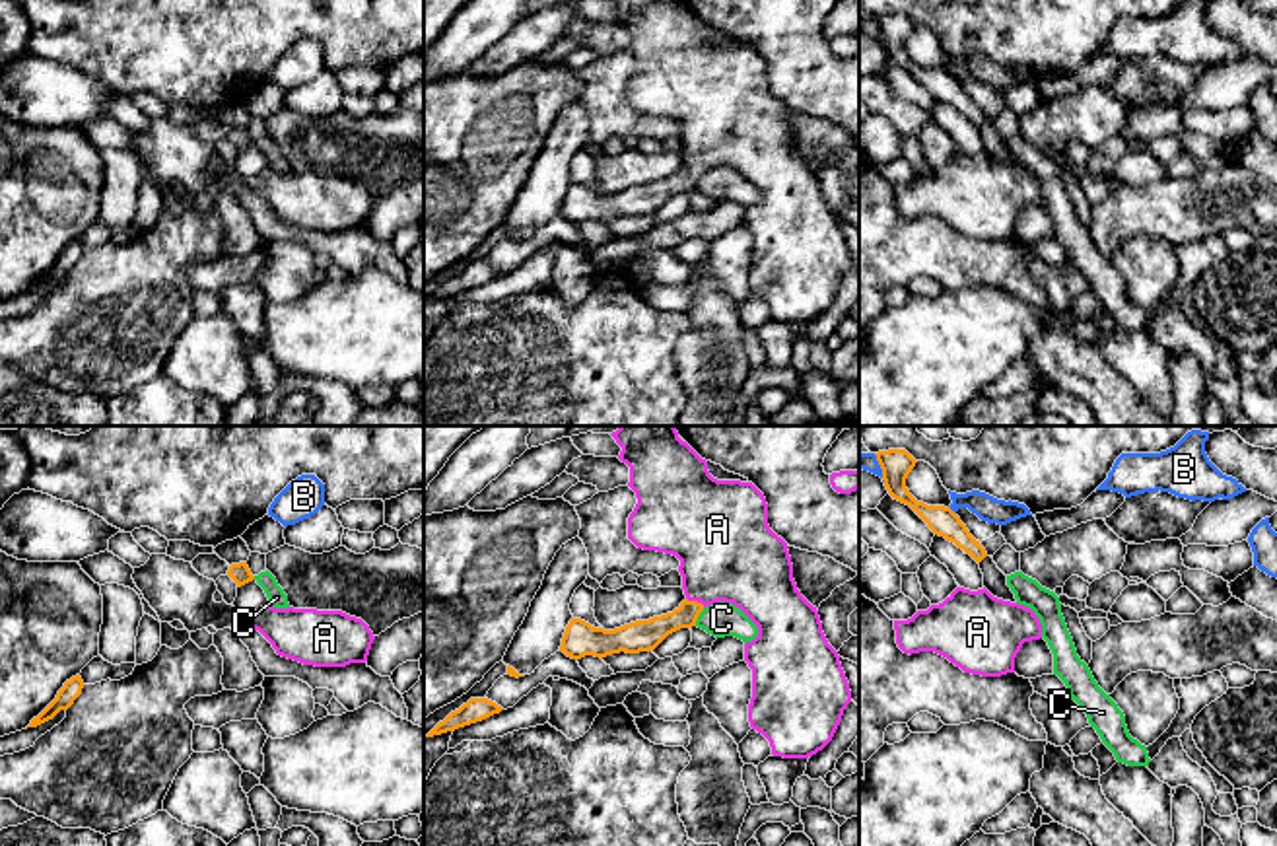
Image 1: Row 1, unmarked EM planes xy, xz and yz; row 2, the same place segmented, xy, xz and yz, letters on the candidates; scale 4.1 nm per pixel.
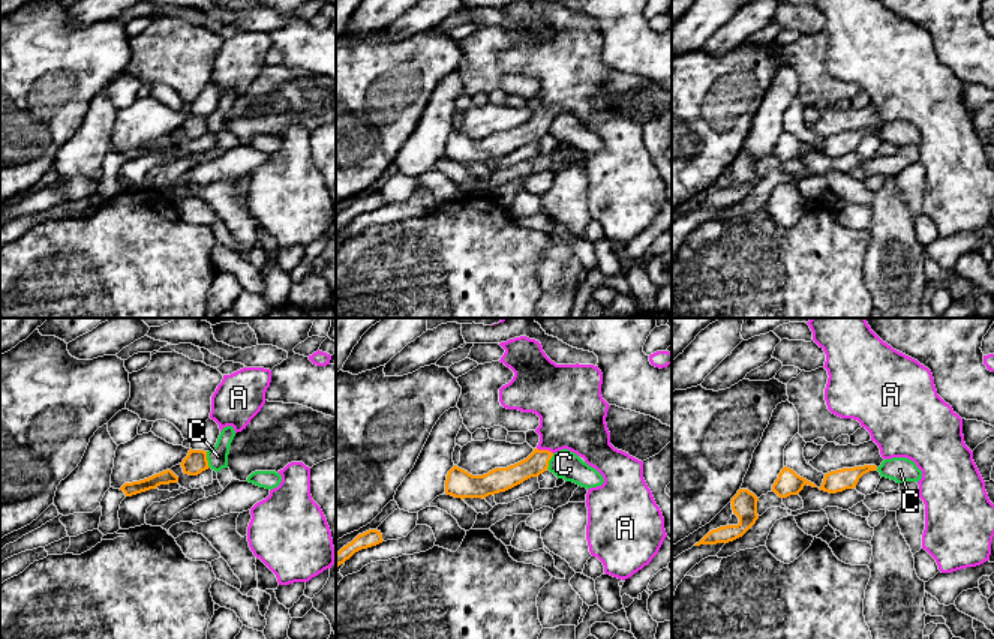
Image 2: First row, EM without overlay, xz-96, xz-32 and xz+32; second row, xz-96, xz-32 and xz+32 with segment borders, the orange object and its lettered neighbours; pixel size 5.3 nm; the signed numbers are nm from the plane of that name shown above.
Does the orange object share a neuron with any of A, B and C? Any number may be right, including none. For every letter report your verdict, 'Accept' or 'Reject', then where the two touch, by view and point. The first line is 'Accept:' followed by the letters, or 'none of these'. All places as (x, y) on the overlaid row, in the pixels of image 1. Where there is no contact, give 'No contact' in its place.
Accept: A
A: Accept. Touches orange at xz (696, 601)
B: Reject. Touches orange at yz (951, 510)
C: Reject. Touches orange at xz (698, 615)

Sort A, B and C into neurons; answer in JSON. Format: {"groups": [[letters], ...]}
{"groups": [["A"], ["B"], ["C"]]}

